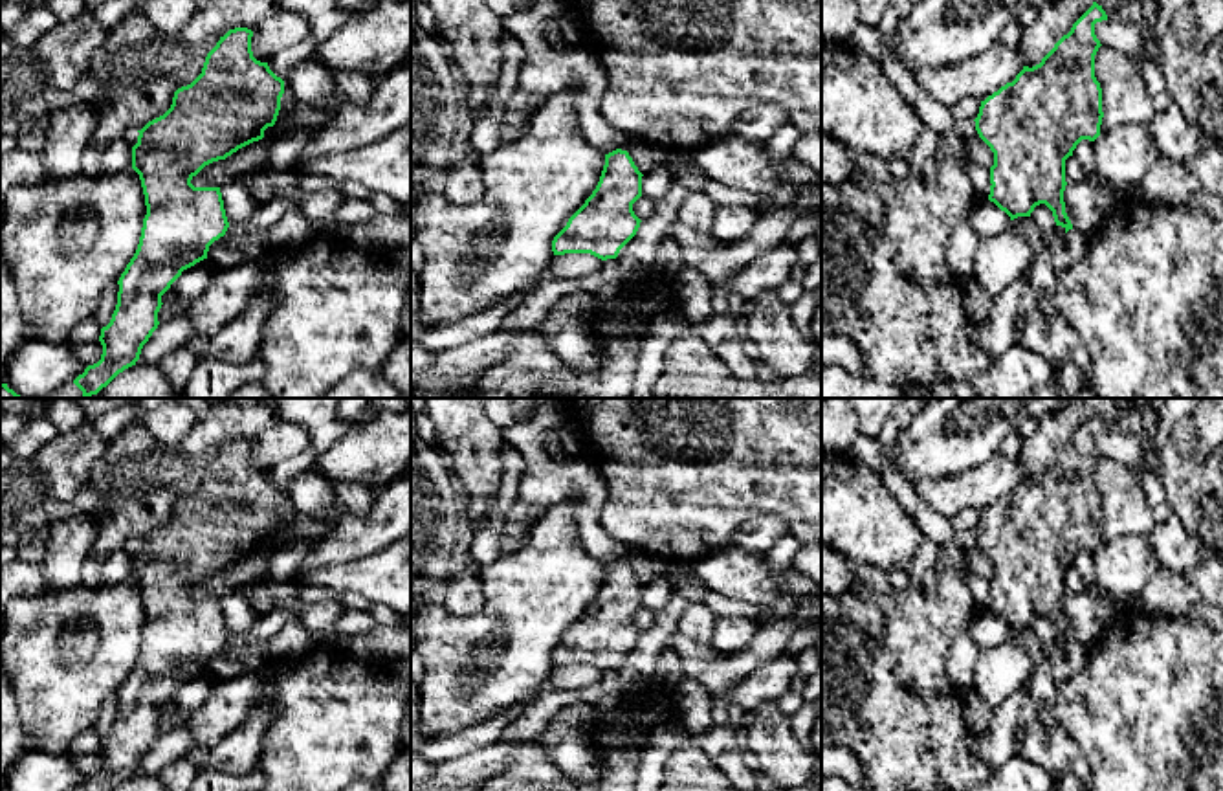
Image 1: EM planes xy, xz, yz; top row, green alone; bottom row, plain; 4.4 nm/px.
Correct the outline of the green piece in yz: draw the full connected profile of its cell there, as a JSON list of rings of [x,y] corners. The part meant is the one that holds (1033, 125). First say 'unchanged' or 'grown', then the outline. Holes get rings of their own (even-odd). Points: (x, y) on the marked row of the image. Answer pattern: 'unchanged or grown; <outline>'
unchanged; [[[1093,2],[1040,64],[1023,66],[1012,83],[981,101],[974,119],[975,130],[994,152],[988,200],[1010,220],[1030,217],[1036,206],[1045,204],[1056,226],[1065,233],[1073,229],[1063,202],[1065,160],[1082,139],[1095,141],[1100,136],[1104,112],[1102,88],[1095,77],[1095,55],[1102,44],[1095,35],[1095,24],[1102,20],[1107,20],[1107,15]]]

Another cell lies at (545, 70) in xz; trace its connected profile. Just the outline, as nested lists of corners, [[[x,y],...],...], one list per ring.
[[[545,39],[524,44],[526,59],[519,73],[519,90],[528,97],[550,97],[572,88],[578,92],[576,114],[585,139],[605,154],[631,141],[631,134],[609,125],[601,114],[607,70],[590,46],[574,55],[557,51]]]

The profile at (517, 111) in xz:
[[[519,86],[506,103],[504,116],[499,127],[501,145],[517,141],[528,125],[530,116],[545,103],[543,97],[528,97]]]

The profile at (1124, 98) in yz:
[[[1102,44],[1095,55],[1095,77],[1102,88],[1100,134],[1120,125],[1151,123],[1155,99],[1148,95],[1142,72],[1131,57]]]

